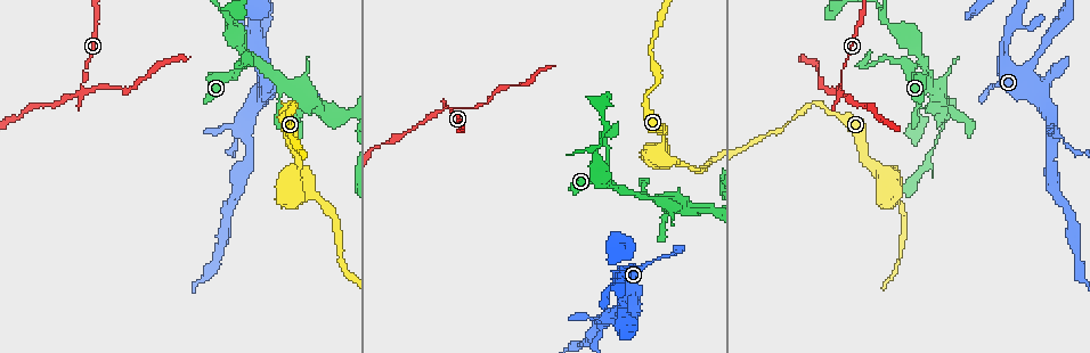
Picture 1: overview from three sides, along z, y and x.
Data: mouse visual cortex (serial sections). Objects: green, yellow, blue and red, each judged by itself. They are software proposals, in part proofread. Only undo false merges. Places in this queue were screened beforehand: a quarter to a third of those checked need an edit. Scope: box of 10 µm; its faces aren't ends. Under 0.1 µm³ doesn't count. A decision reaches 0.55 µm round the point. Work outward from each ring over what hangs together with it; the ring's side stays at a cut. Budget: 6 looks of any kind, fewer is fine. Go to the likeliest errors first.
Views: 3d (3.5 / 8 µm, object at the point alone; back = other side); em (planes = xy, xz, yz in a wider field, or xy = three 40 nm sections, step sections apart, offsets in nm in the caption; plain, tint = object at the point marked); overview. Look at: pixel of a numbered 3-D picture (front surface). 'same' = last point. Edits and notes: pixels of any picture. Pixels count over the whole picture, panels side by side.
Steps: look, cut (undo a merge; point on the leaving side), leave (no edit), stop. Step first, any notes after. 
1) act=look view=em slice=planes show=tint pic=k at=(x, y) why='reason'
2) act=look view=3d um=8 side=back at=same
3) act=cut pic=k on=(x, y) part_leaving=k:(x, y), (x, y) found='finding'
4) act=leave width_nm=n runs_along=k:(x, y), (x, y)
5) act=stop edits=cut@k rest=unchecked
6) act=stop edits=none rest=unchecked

act=look view=3d um=3.5 pic=1 at=(80, 92) why='abrupt turn'

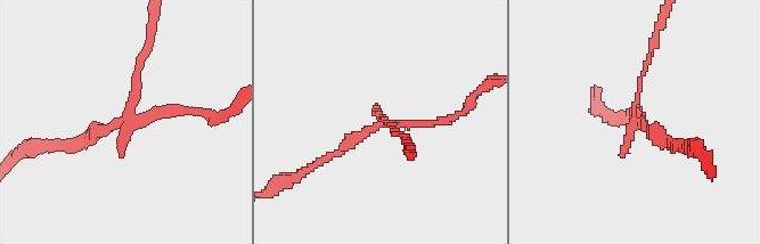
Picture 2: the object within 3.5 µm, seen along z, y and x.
act=look view=em slice=planes show=tint pic=2 at=(130, 123) why='now the EM'

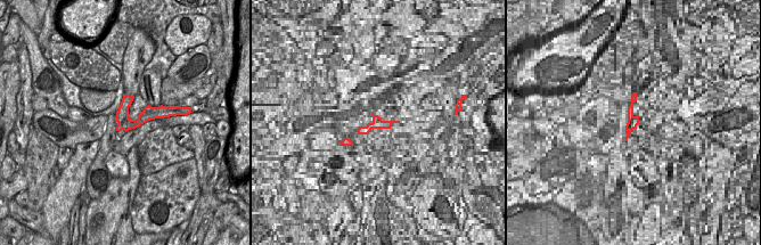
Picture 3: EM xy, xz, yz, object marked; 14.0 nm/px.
act=cut pic=2 on=(653, 132) part_leaving=2:(638, 124), (694, 146) found='two cells meet here'

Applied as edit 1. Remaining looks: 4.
act=look view=overview why='see it whole again'

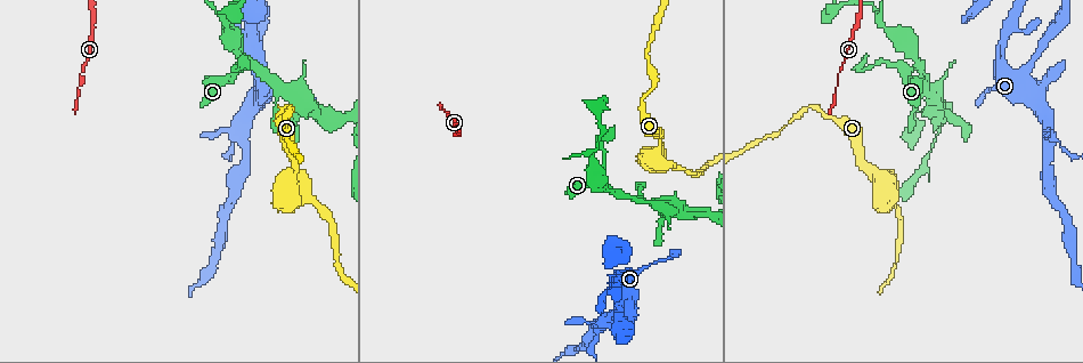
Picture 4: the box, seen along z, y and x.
act=look view=3d um=3.5 pic=4 at=(913, 64) why='side arm on a straight run'

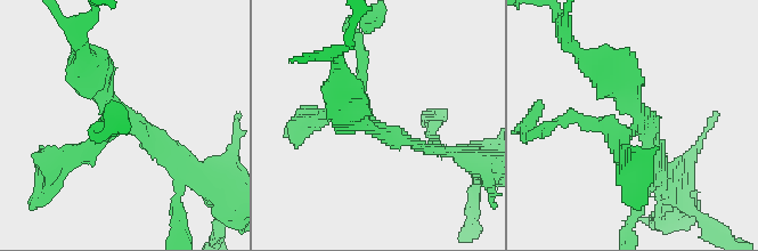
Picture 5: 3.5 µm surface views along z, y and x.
act=look view=em slice=xy step=3 show=tint pic=5 at=(373, 129) why='now the EM'

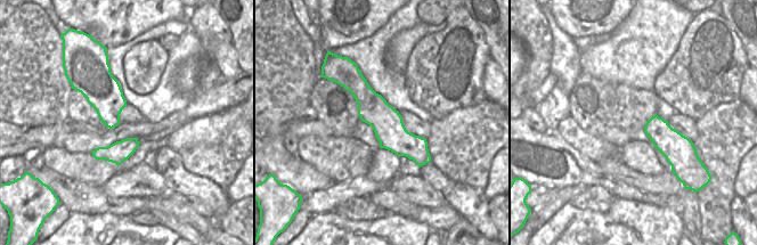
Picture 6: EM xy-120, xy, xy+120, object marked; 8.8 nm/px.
act=look view=em slice=xy step=1 show=tint at=same

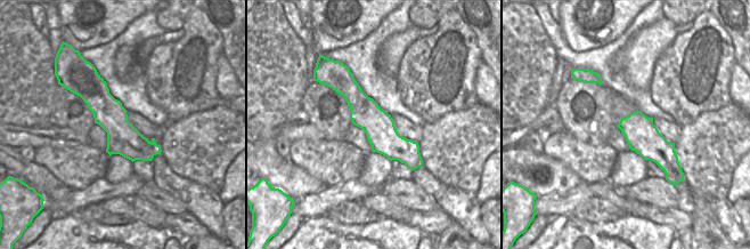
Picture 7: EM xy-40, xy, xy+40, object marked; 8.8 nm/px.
act=leave runs_along=7:(339, 79), (364, 111), (418, 163) found='one cell here'

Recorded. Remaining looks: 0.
act=stop edits=cut@2 rest=unchecked

